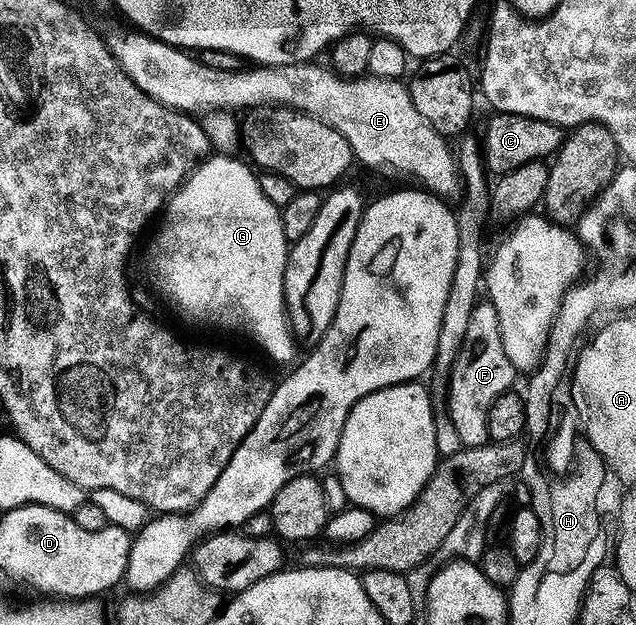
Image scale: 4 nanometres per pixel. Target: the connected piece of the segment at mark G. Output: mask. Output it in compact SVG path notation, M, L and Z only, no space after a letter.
M217 152L212 156L206 157L194 166L189 177L169 195L163 207L163 213L159 218L161 227L154 232L153 239L150 240L149 247L145 250L146 256L149 257L149 278L153 281L154 288L157 289L183 317L190 318L193 322L202 322L205 326L218 326L221 330L234 330L237 334L246 334L247 337L253 338L254 344L257 345L271 361L290 361L289 363L292 363L294 359L298 357L297 349L299 349L299 343L297 339L293 337L293 329L289 326L289 313L285 311L285 259L287 257L287 243L283 236L281 212L278 207L271 204L271 200L267 200L267 196L263 196L263 192L257 183L257 174L254 173L248 165L245 167L239 159L233 157L237 156L230 156L225 152Z

